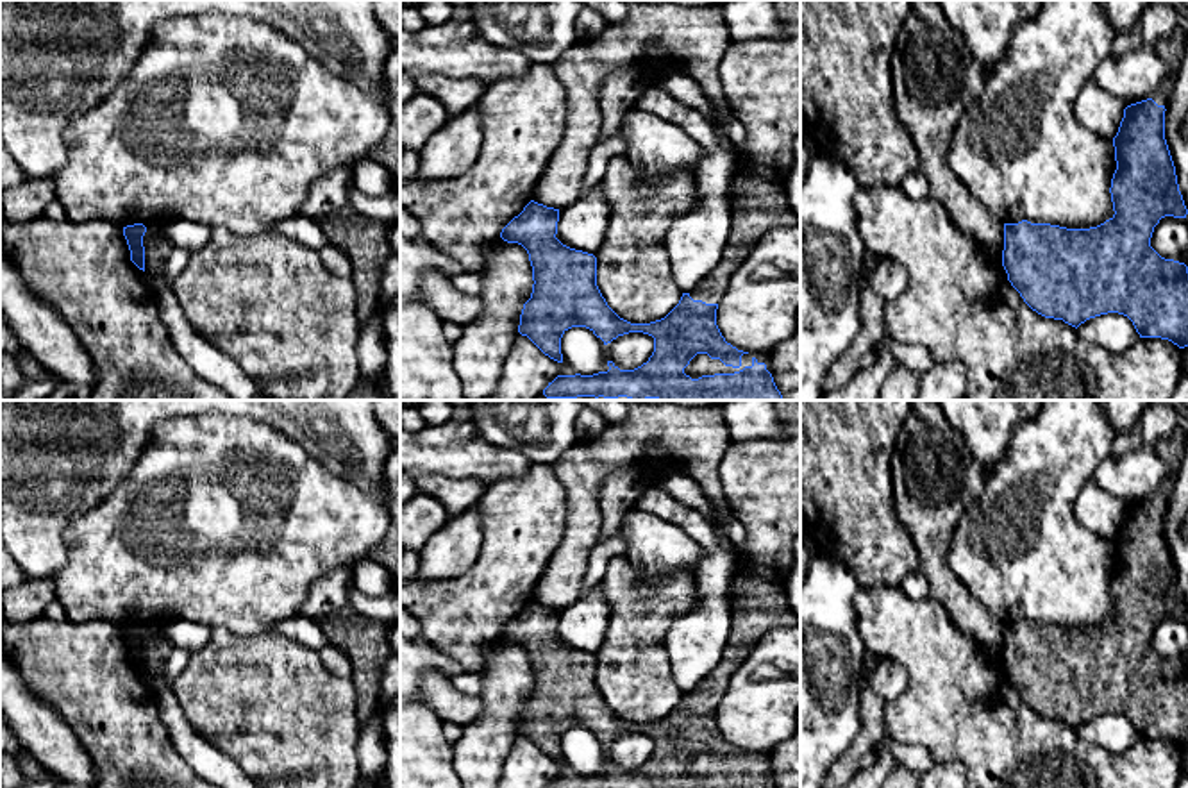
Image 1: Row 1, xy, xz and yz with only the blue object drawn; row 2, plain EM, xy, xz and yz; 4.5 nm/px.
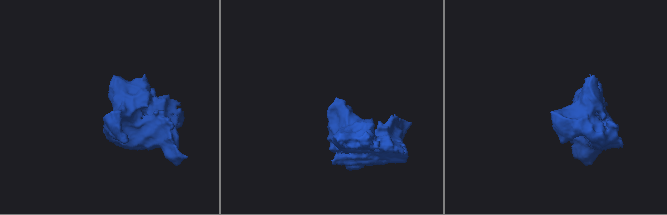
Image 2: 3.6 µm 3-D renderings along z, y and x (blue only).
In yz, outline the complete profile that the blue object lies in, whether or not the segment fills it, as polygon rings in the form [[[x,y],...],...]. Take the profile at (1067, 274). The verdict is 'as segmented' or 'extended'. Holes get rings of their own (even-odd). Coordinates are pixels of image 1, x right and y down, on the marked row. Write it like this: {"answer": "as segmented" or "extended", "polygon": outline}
{"answer": "as segmented", "polygon": [[[1152,98],[1124,109],[1124,118],[1113,138],[1117,170],[1109,193],[1115,214],[1109,220],[1090,229],[1067,229],[1050,223],[1031,223],[1027,220],[1004,223],[1002,266],[1011,286],[1038,314],[1063,320],[1077,329],[1090,318],[1118,313],[1133,322],[1140,338],[1161,338],[1179,348],[1188,347],[1188,266],[1161,257],[1150,247],[1154,227],[1161,218],[1186,218],[1188,214],[1165,139],[1165,111],[1165,105],[1158,105]]]}

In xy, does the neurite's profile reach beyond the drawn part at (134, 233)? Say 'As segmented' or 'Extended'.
As segmented

